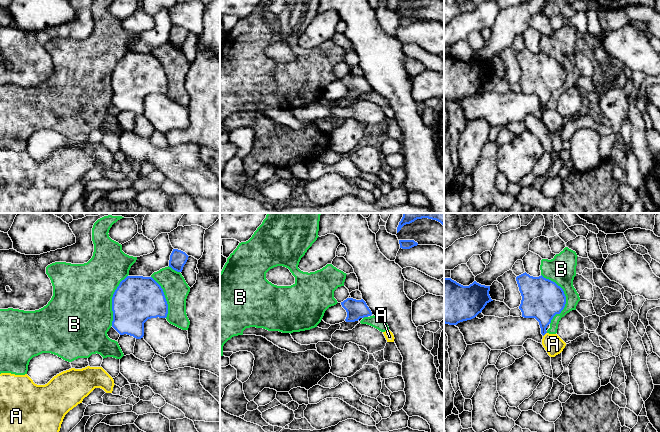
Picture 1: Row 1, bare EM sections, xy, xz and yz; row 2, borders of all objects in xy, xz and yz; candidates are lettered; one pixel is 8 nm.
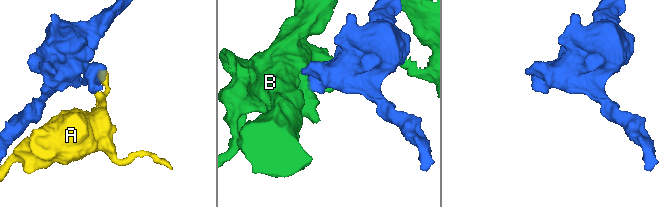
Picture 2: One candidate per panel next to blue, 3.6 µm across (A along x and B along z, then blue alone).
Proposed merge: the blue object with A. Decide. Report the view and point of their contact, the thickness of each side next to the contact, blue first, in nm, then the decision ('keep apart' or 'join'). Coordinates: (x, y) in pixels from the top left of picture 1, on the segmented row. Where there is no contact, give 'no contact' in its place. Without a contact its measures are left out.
yz (545, 333) | 280/160 nm | keep apart

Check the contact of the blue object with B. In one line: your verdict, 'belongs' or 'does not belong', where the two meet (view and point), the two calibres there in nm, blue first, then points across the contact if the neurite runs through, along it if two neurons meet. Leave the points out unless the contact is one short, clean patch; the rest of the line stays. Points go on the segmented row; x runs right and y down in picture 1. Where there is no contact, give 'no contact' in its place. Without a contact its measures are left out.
does not belong; contact yz (565, 297); calibres 320 and 220 nm

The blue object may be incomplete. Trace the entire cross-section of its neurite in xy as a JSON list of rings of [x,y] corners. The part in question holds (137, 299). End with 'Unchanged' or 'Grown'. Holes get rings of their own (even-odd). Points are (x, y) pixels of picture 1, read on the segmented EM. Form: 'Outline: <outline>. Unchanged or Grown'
Outline: [[[127,276],[113,294],[112,311],[112,327],[120,335],[127,334],[141,339],[144,336],[144,323],[151,318],[166,318],[168,304],[163,289],[152,277]]]. Unchanged

